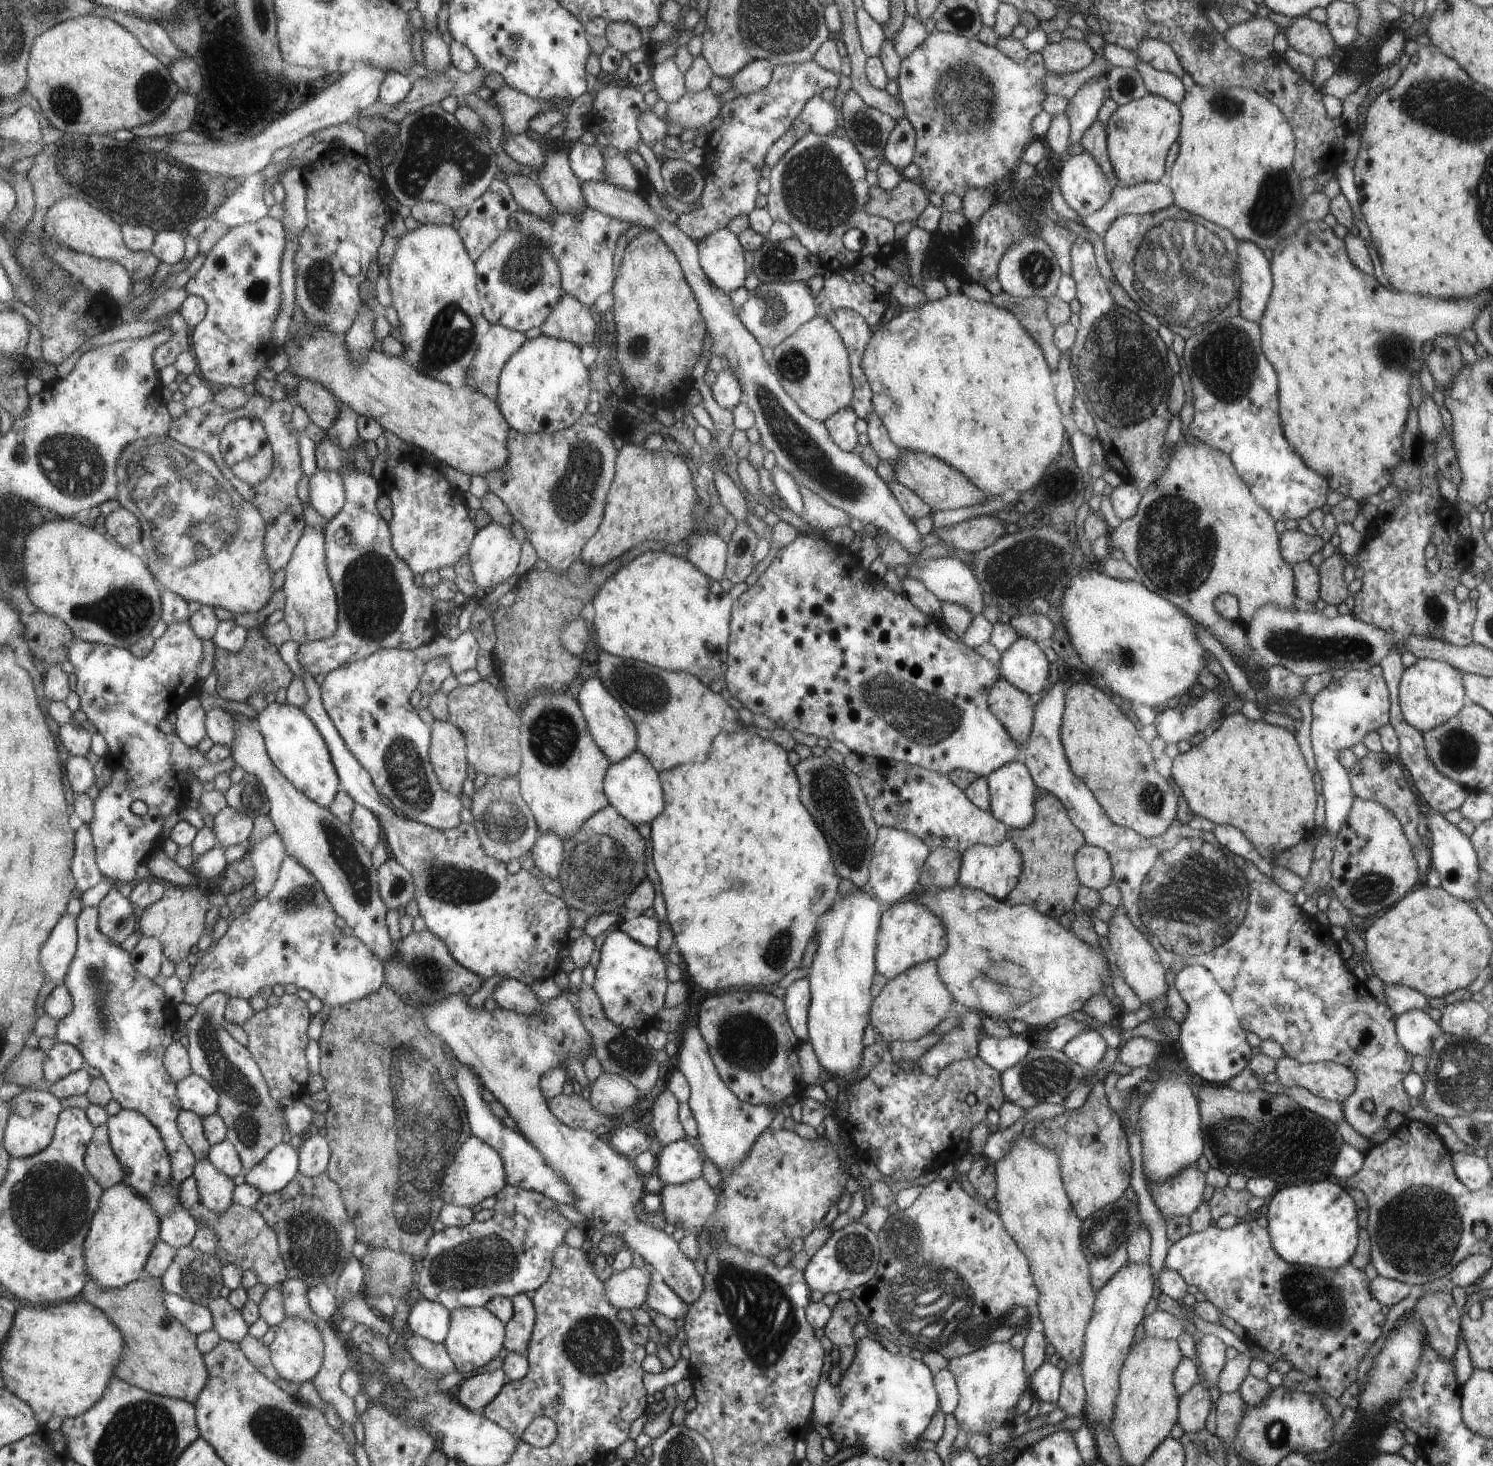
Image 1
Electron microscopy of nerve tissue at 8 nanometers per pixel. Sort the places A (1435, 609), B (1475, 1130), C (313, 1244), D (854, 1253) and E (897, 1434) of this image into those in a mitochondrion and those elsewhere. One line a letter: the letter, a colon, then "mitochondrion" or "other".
A: mitochondrion
B: mitochondrion
C: mitochondrion
D: mitochondrion
E: mitochondrion

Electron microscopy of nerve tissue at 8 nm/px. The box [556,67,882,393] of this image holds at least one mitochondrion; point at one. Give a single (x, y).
(817, 192)

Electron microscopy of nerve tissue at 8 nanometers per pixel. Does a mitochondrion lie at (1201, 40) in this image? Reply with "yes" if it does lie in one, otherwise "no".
yes

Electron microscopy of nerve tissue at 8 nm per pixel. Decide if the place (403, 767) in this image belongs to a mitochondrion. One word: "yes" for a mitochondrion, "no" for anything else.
yes

